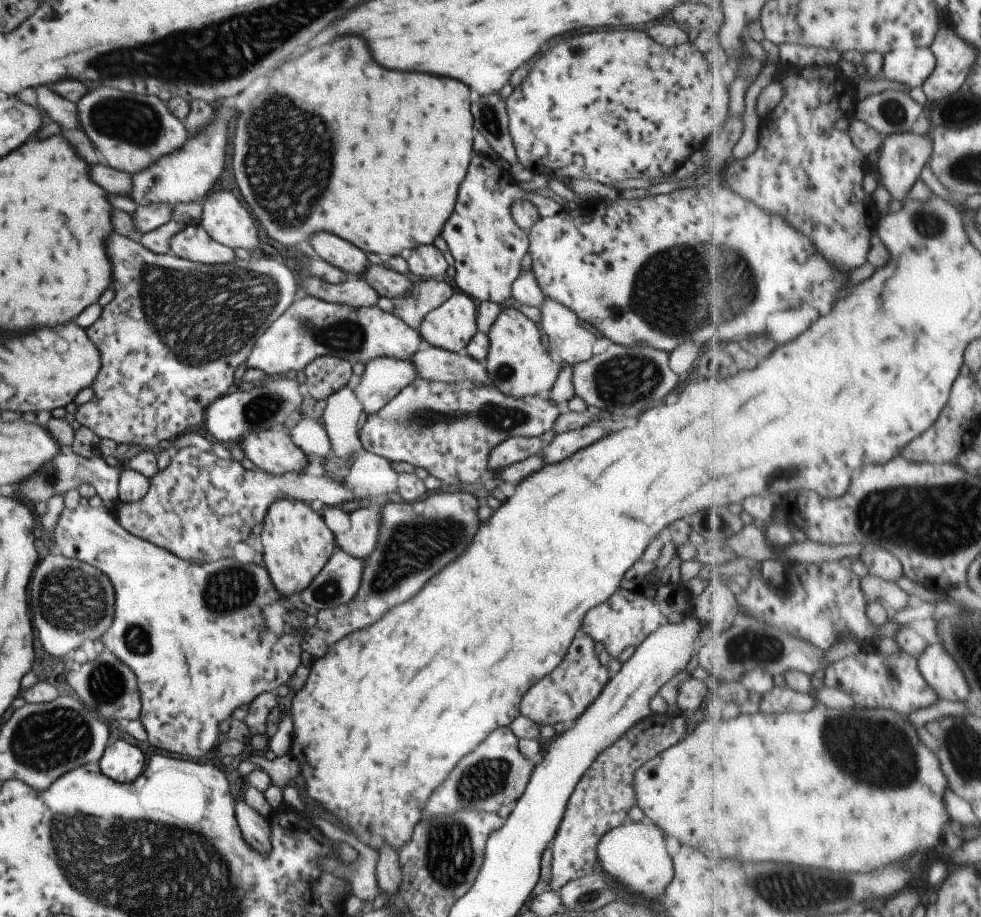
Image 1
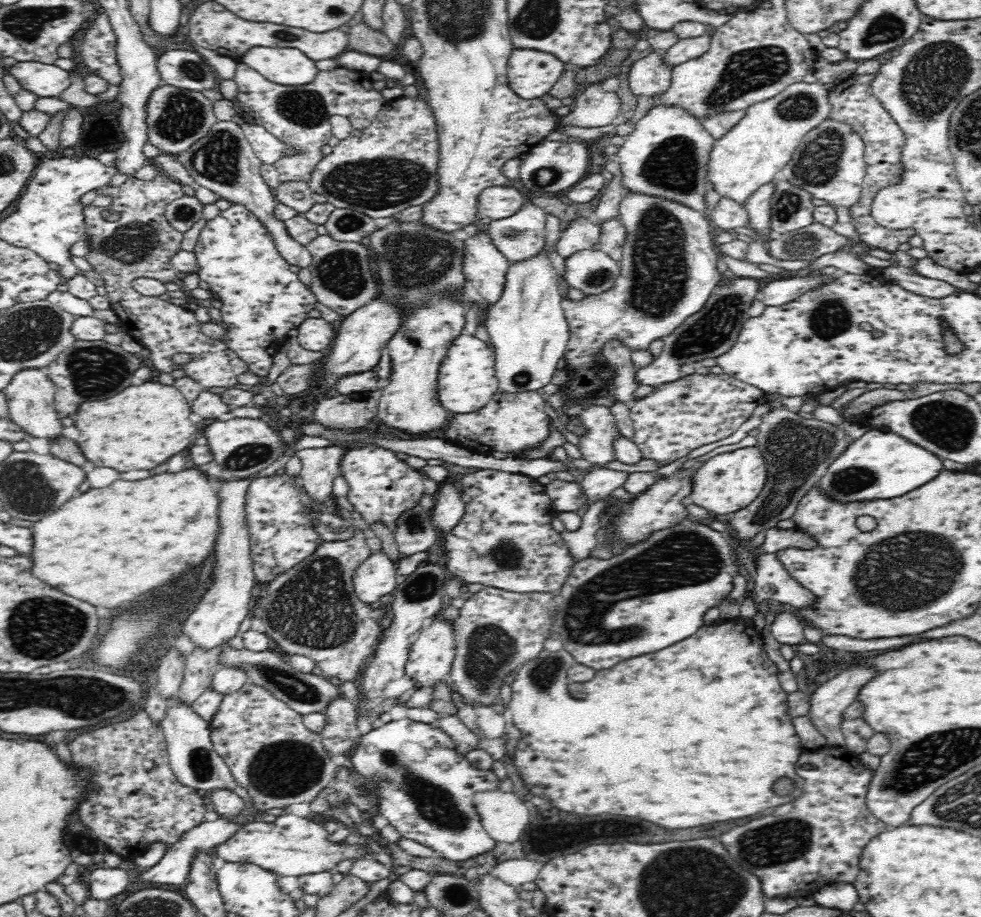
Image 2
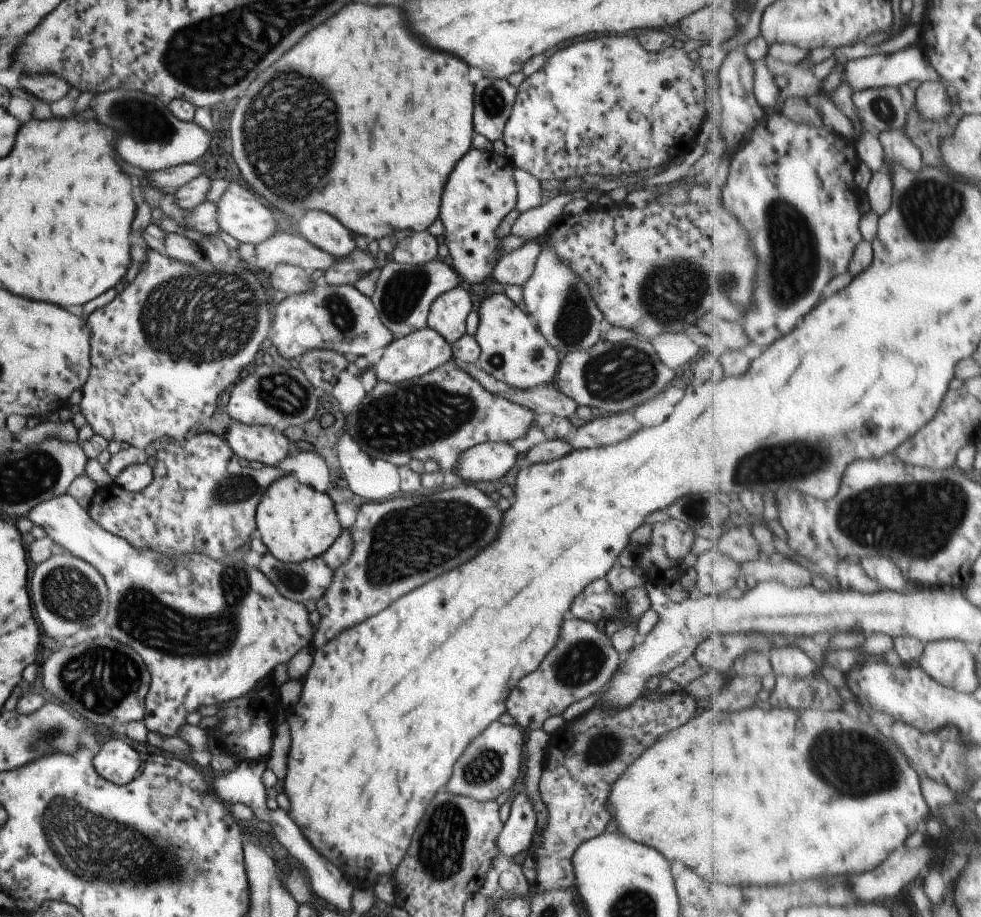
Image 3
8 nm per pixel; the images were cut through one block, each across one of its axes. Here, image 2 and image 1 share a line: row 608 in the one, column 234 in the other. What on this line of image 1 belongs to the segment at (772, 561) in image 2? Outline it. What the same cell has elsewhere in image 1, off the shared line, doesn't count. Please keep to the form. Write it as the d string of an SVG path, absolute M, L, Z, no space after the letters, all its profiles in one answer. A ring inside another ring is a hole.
M242 798L234 800L235 818L241 830L241 836L253 850L269 850L269 824L245 805Z

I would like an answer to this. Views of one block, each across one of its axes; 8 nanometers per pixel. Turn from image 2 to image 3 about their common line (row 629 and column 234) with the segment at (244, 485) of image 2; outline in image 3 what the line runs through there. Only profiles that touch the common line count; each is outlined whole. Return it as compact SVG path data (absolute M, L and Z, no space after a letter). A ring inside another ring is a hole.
M229 183L216 204L219 230L240 244L259 244L275 233L269 206L237 183Z

